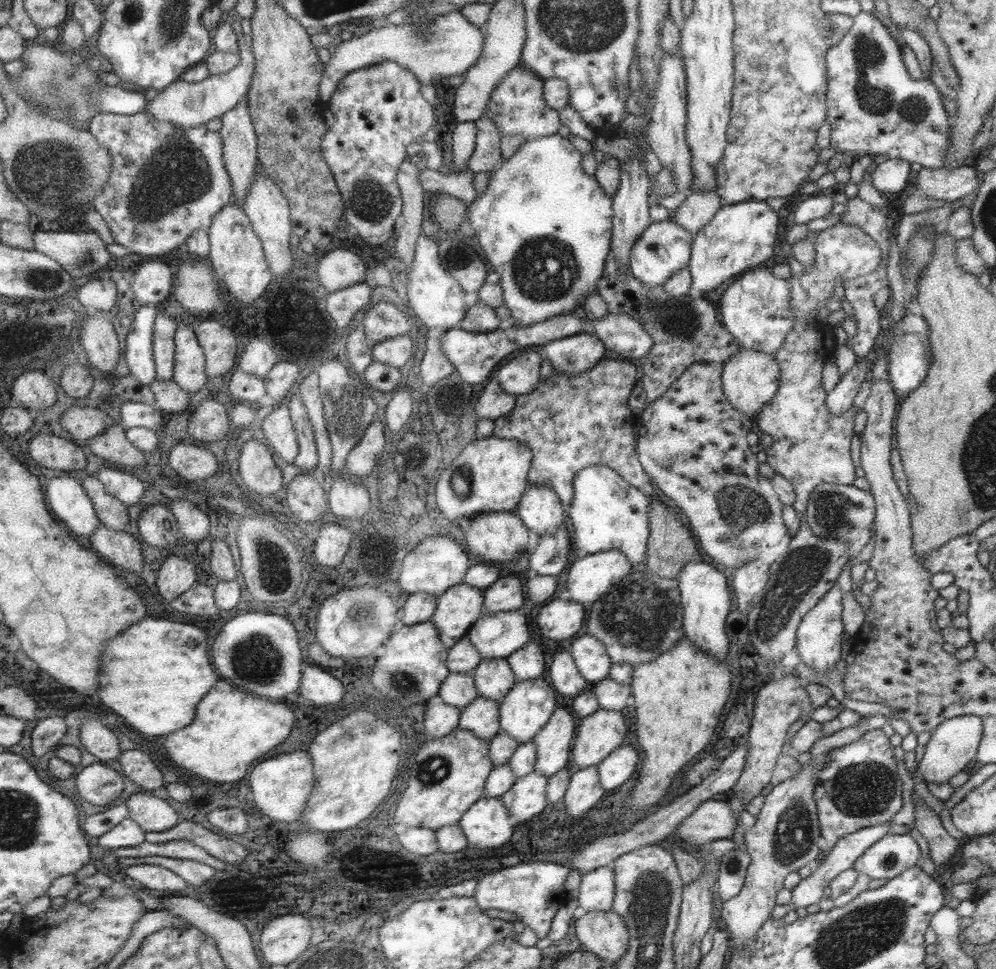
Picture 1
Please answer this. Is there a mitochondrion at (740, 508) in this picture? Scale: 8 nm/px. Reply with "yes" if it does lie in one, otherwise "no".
yes

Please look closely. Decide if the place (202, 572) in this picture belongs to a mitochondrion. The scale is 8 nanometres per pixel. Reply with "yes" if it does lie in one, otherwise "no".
no

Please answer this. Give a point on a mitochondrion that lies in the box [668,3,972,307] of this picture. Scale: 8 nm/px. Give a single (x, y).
(869, 56)

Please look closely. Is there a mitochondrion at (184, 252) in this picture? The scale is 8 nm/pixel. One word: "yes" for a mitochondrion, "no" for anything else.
no

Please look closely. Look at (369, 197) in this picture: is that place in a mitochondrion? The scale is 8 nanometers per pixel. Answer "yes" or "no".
yes

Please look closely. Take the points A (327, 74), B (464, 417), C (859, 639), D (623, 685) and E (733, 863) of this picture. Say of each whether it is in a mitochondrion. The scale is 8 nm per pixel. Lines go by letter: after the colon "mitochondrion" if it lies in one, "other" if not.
A: other
B: other
C: other
D: other
E: mitochondrion

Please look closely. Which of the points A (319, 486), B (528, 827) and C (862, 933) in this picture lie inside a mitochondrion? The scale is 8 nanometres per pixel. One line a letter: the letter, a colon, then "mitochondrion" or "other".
A: other
B: other
C: mitochondrion

